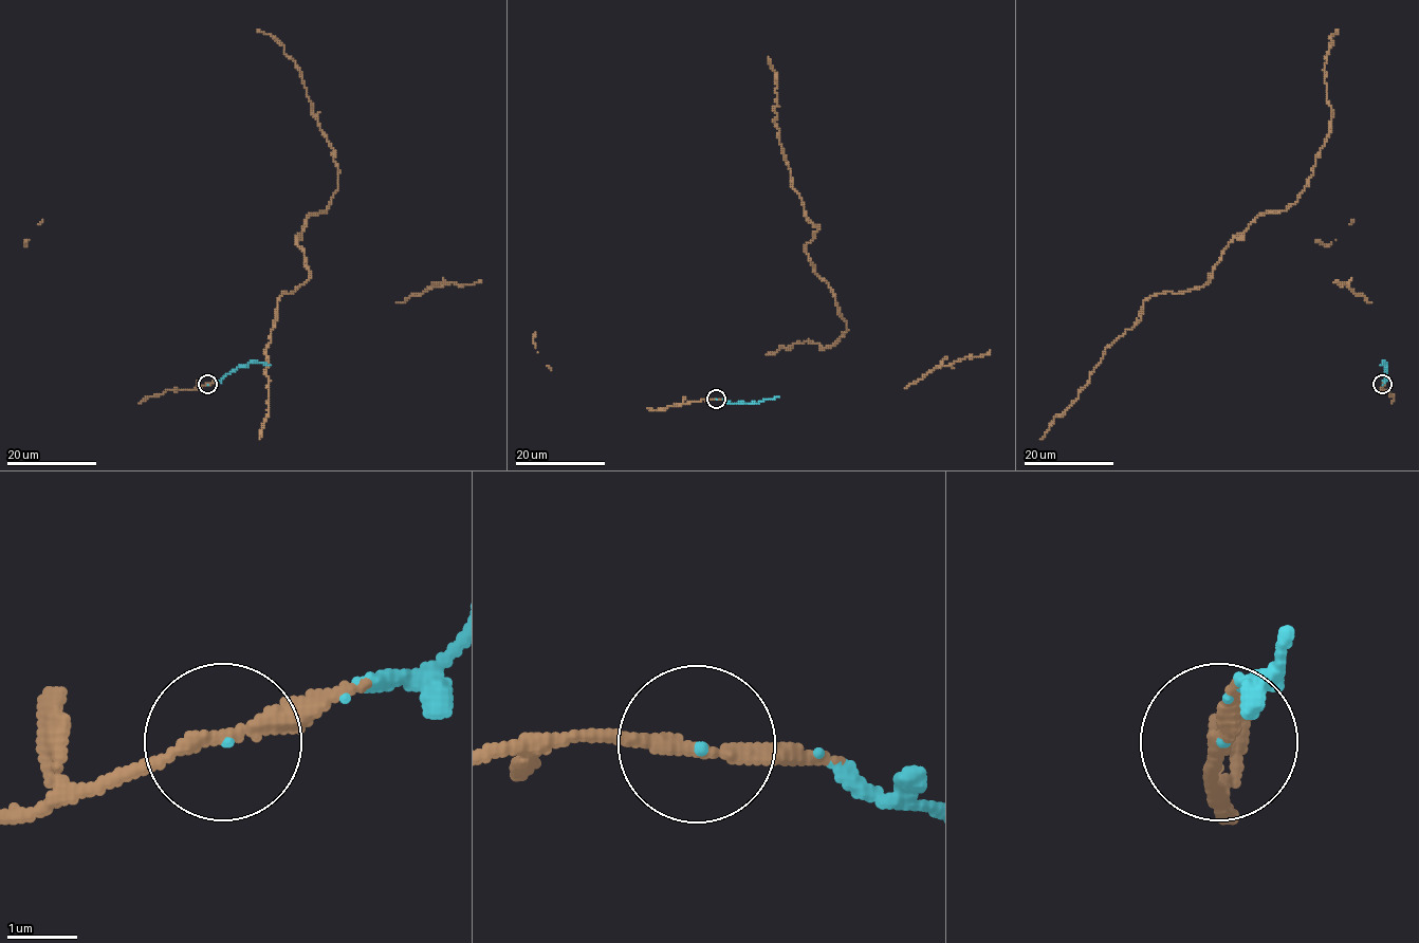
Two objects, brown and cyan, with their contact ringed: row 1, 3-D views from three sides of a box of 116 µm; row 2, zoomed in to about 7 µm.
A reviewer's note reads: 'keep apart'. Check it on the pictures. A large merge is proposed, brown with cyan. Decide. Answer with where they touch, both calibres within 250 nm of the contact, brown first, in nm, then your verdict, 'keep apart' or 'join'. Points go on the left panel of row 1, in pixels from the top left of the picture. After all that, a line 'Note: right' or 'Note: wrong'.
at (207, 384); 190 nm thick on the brown side, 40 nm on the other; join
Note: wrong

